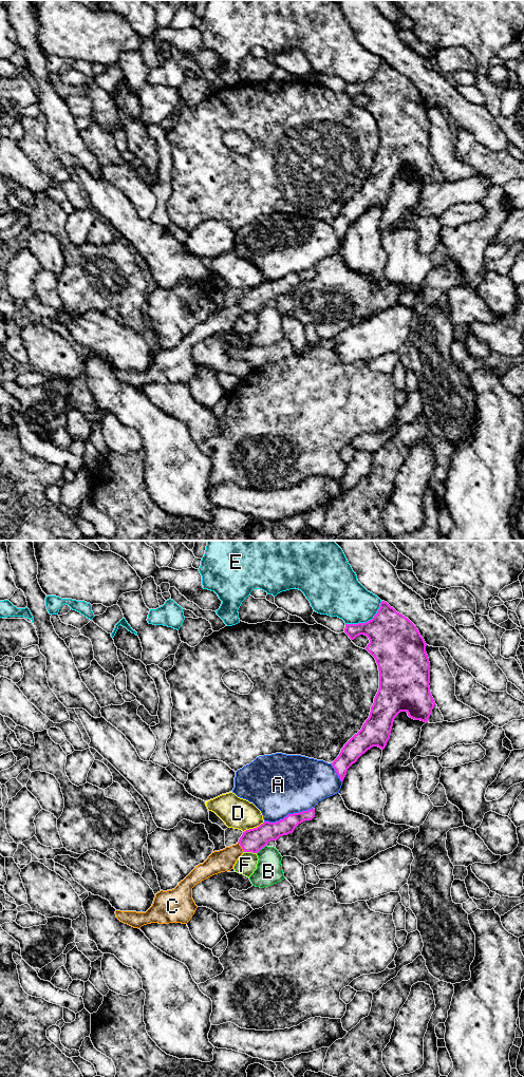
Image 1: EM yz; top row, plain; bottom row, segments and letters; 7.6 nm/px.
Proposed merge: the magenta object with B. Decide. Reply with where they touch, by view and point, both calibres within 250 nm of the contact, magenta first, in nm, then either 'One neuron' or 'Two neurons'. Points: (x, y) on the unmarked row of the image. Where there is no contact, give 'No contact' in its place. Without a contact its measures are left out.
Touches magenta at yz (261, 307). Thickness 180 nm (magenta) against 200 nm. Two neurons

